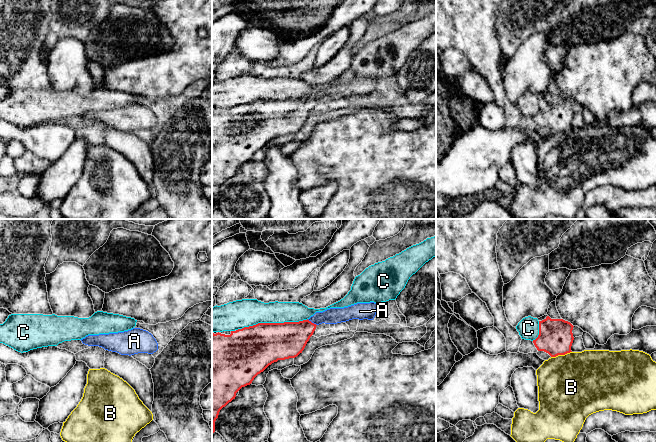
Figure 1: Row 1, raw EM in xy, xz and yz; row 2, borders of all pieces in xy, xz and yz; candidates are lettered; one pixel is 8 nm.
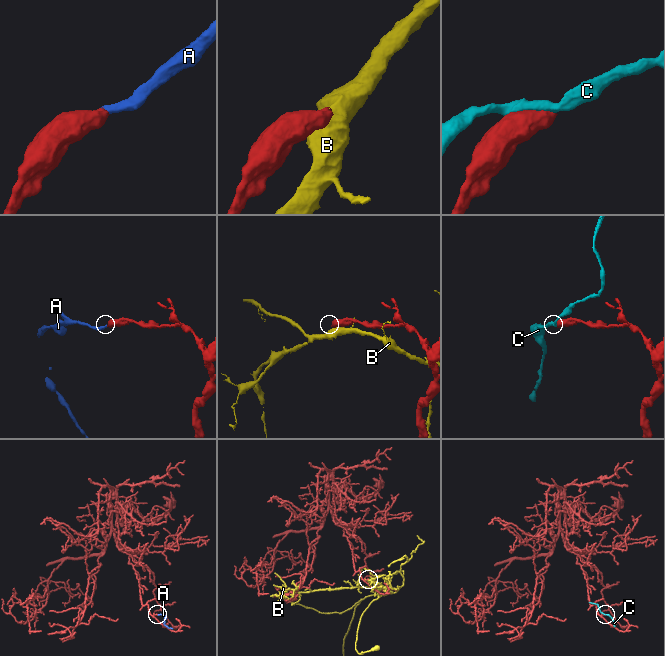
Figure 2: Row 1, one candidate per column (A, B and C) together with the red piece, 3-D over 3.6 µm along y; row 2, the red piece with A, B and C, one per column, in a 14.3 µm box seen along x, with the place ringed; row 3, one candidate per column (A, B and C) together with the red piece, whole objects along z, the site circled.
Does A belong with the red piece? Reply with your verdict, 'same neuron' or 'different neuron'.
same neuron

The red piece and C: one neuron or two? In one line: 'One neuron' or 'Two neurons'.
Two neurons

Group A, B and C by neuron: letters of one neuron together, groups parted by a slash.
A / B / C

